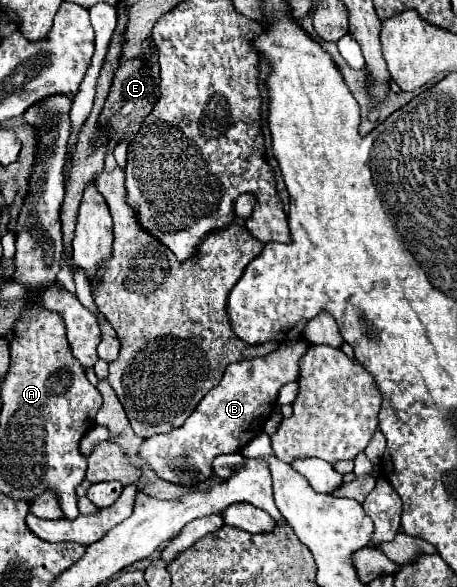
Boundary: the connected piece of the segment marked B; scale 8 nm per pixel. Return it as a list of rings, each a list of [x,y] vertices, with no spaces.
[[[305,340],[283,342],[279,350],[263,358],[229,364],[221,382],[199,402],[181,428],[143,440],[139,448],[143,464],[147,464],[159,478],[173,484],[197,486],[199,482],[209,480],[213,476],[211,462],[215,456],[239,452],[239,448],[263,432],[263,426],[277,402],[279,388],[297,380],[299,358],[307,352],[307,348],[309,344]]]

